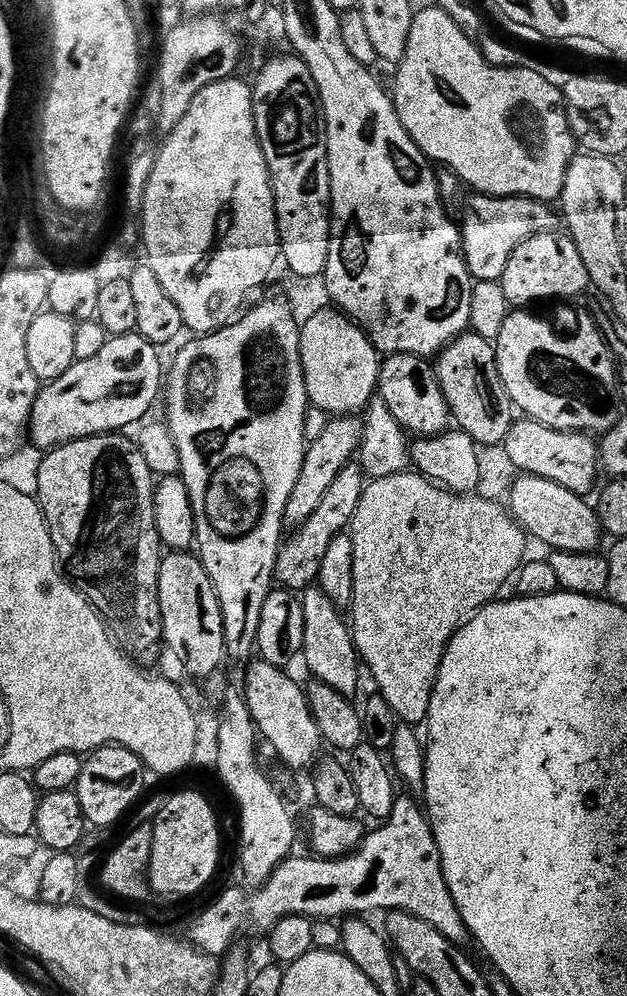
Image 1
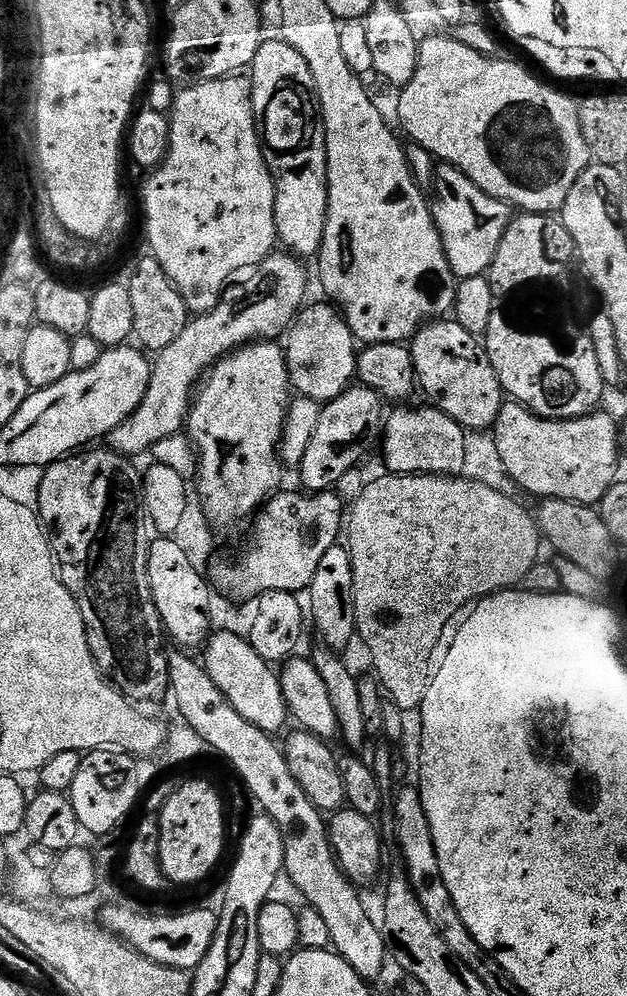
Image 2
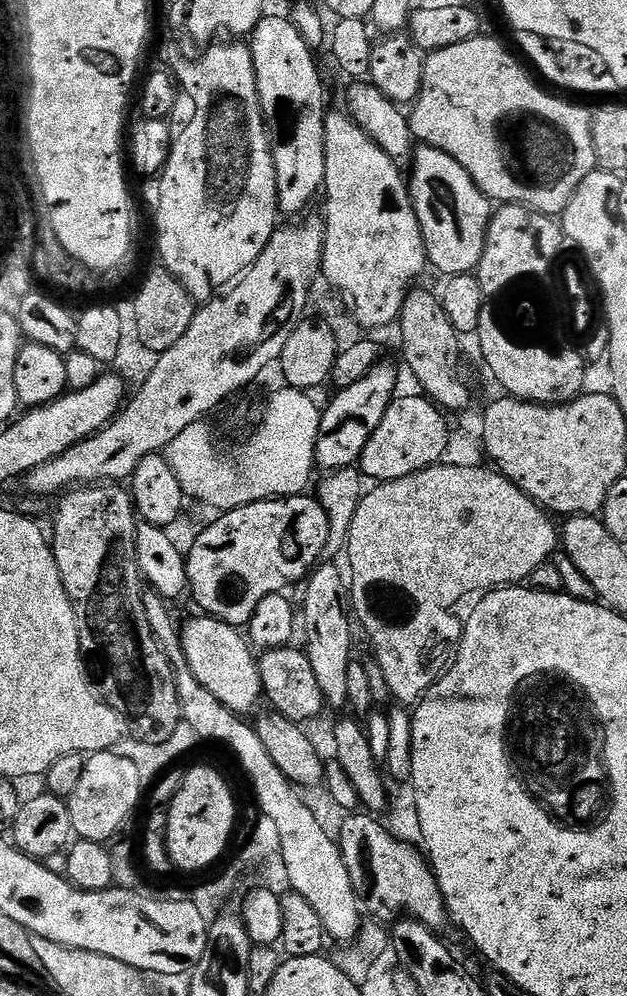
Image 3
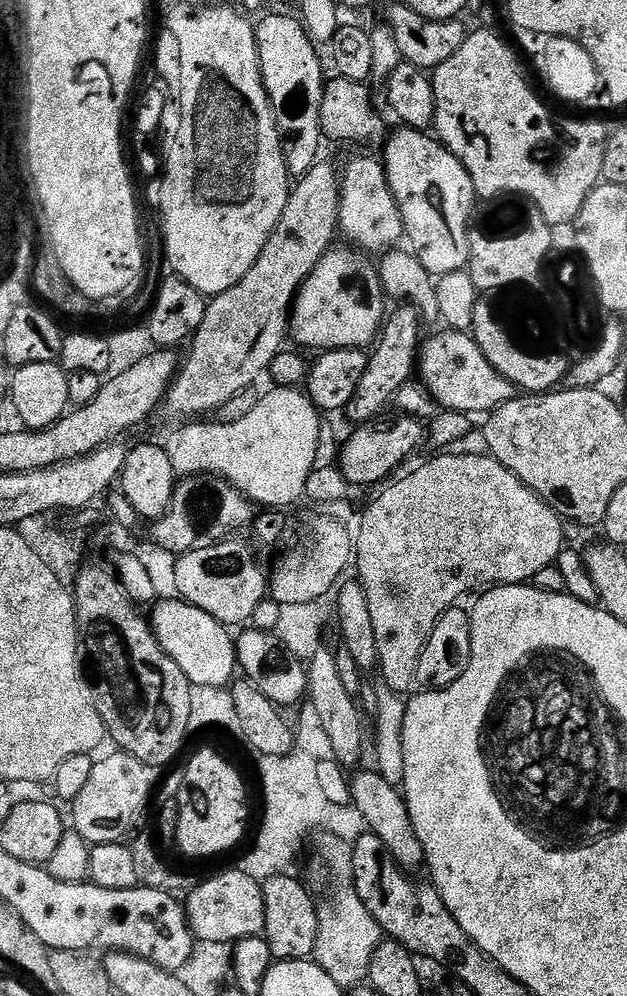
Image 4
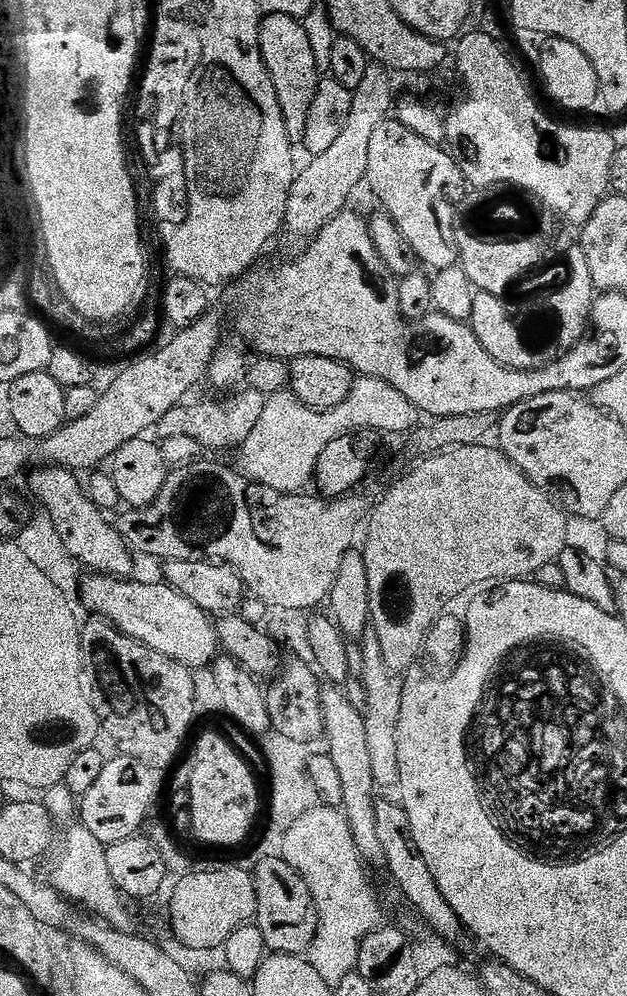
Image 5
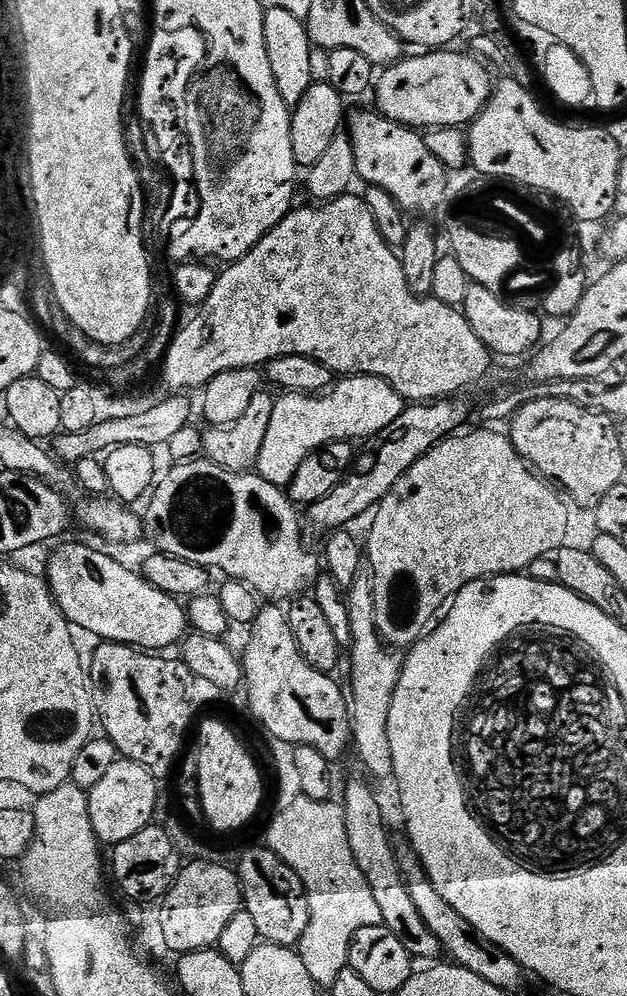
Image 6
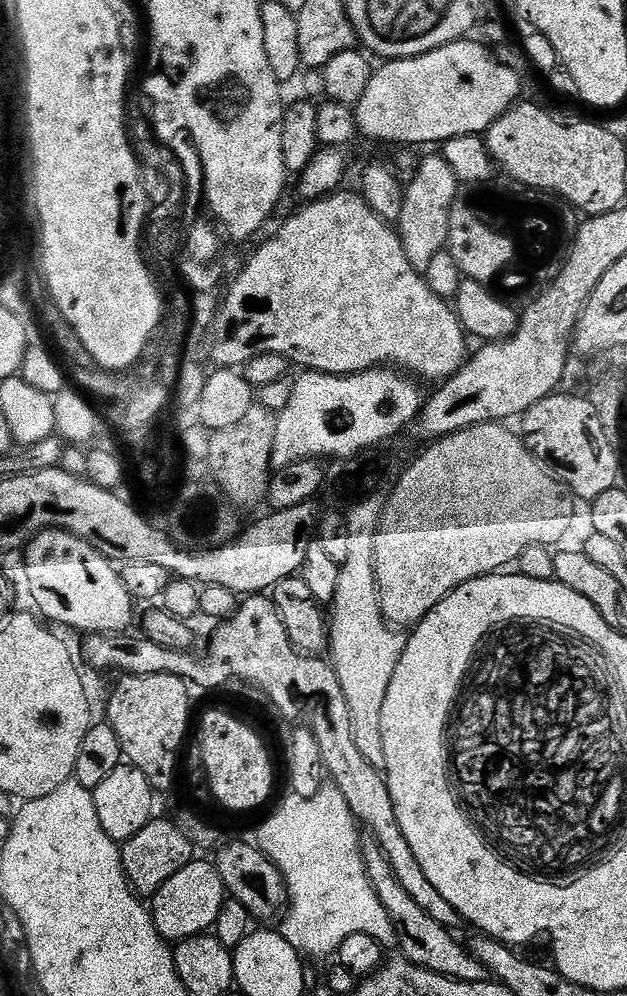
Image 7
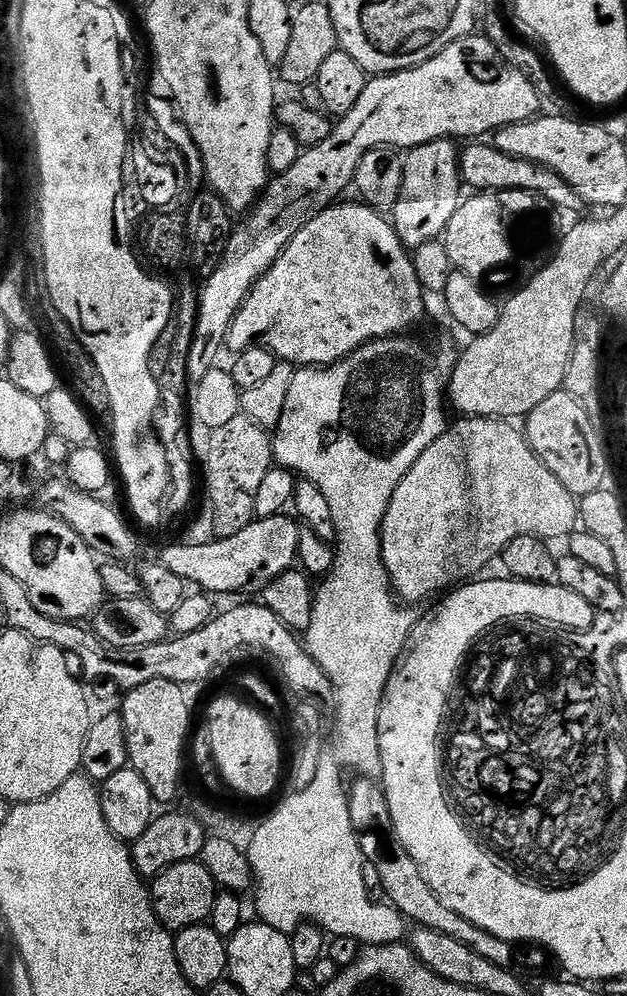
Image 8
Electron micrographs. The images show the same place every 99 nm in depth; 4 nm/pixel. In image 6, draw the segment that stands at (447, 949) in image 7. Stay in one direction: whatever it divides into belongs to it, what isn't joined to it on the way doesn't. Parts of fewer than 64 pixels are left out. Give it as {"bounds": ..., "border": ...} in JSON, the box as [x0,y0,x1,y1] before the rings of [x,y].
{"bounds":[342,780,442,961],"border":[[[352,780],[344,788],[342,807],[346,838],[350,838],[350,854],[354,854],[358,870],[362,870],[362,878],[370,882],[370,890],[378,902],[378,910],[382,910],[382,925],[398,936],[402,945],[406,946],[406,950],[417,961],[435,961],[435,956],[442,952],[440,943],[438,938],[434,938],[434,934],[430,934],[430,926],[422,922],[422,914],[418,914],[414,898],[410,898],[410,890],[396,861],[393,837],[388,837],[388,828],[384,825],[384,812],[380,809],[379,798],[372,793],[372,788],[366,781]]]}

